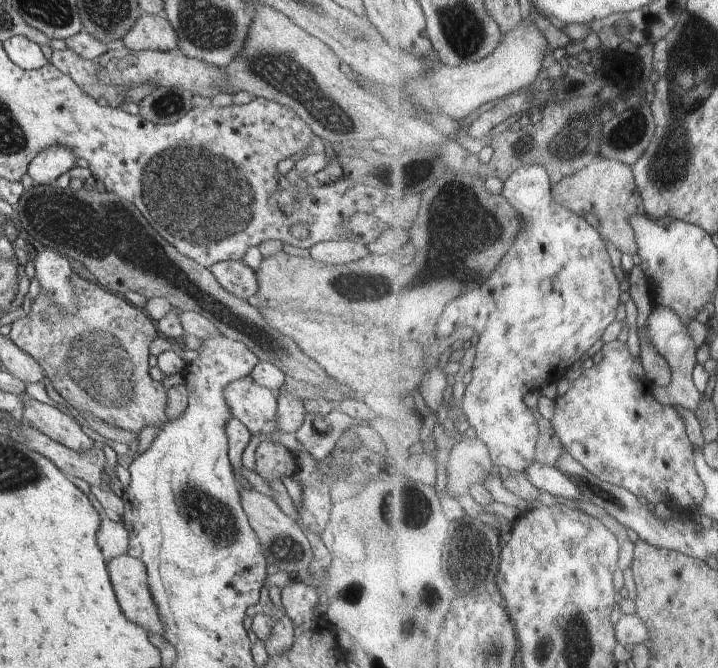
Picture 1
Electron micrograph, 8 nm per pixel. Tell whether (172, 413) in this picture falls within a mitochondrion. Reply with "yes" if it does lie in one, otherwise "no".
no

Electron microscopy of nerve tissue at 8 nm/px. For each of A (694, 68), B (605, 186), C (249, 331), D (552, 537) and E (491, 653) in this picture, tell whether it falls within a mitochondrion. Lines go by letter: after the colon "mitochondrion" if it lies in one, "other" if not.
A: mitochondrion
B: other
C: mitochondrion
D: other
E: mitochondrion

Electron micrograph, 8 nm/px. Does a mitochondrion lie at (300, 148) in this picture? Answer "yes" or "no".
no

